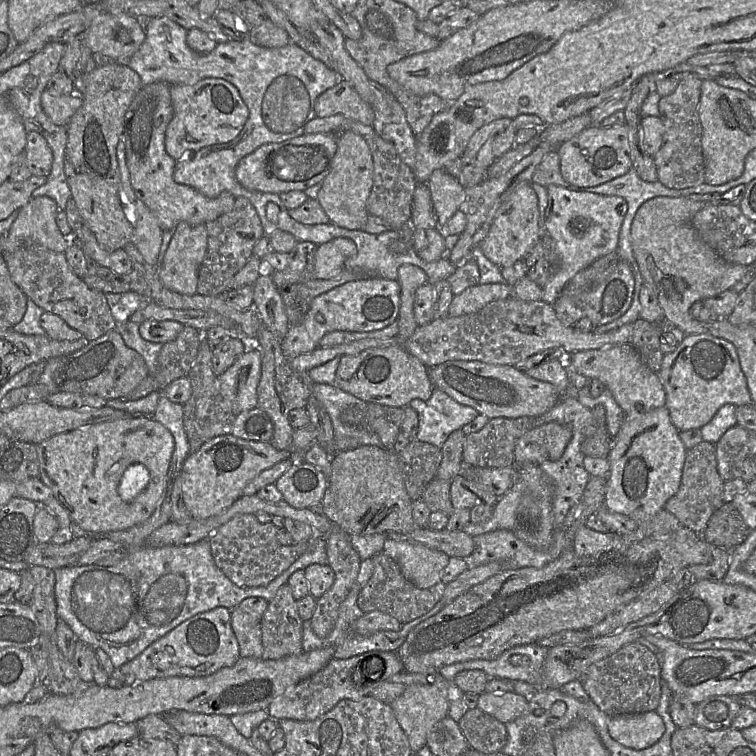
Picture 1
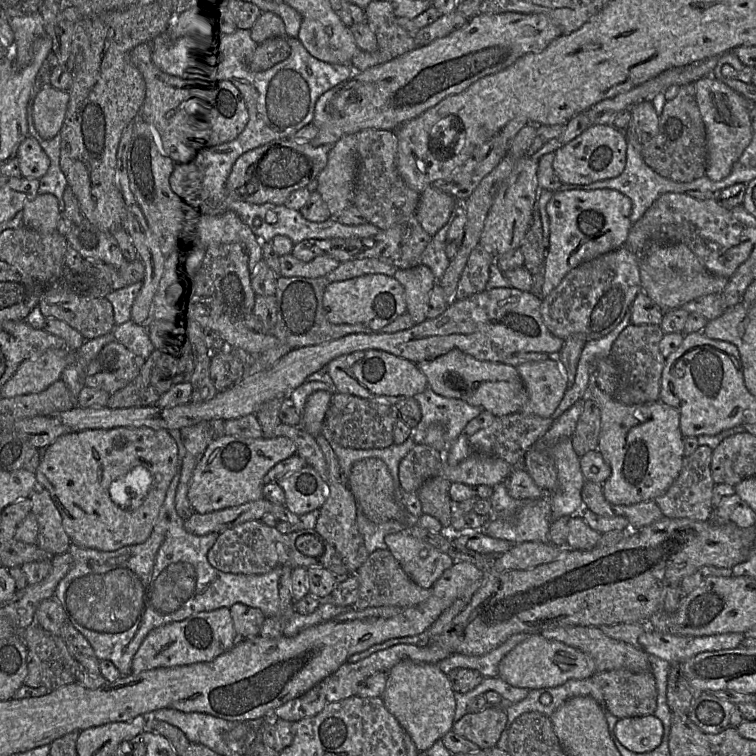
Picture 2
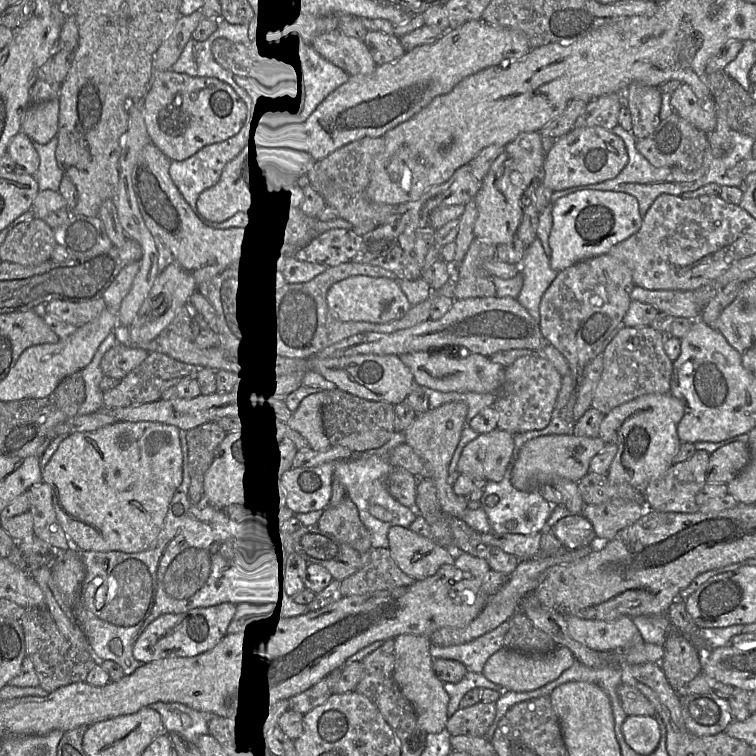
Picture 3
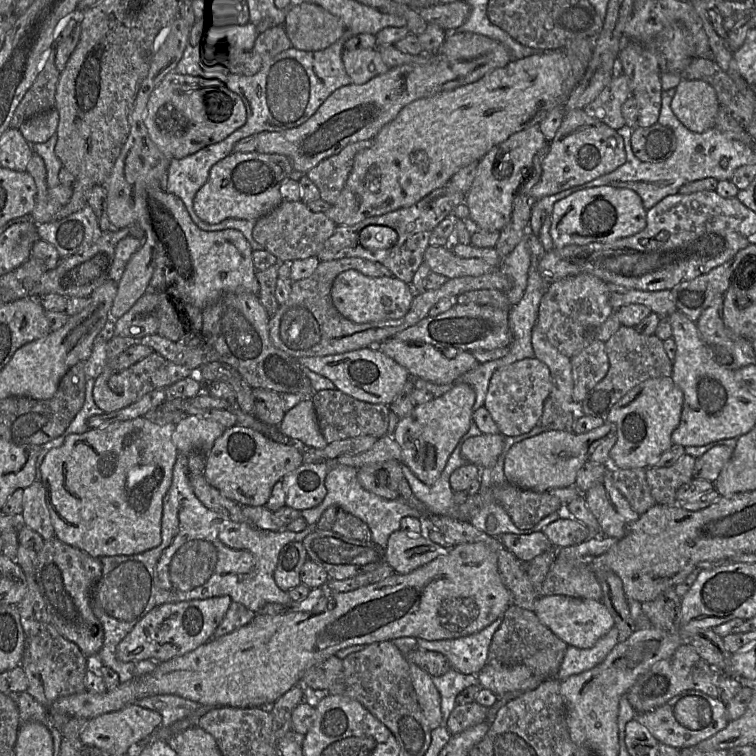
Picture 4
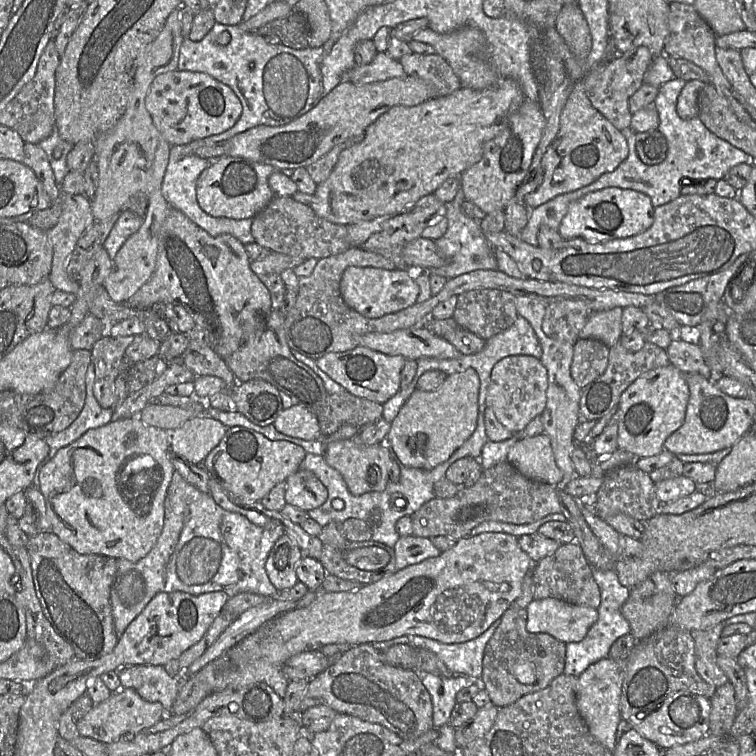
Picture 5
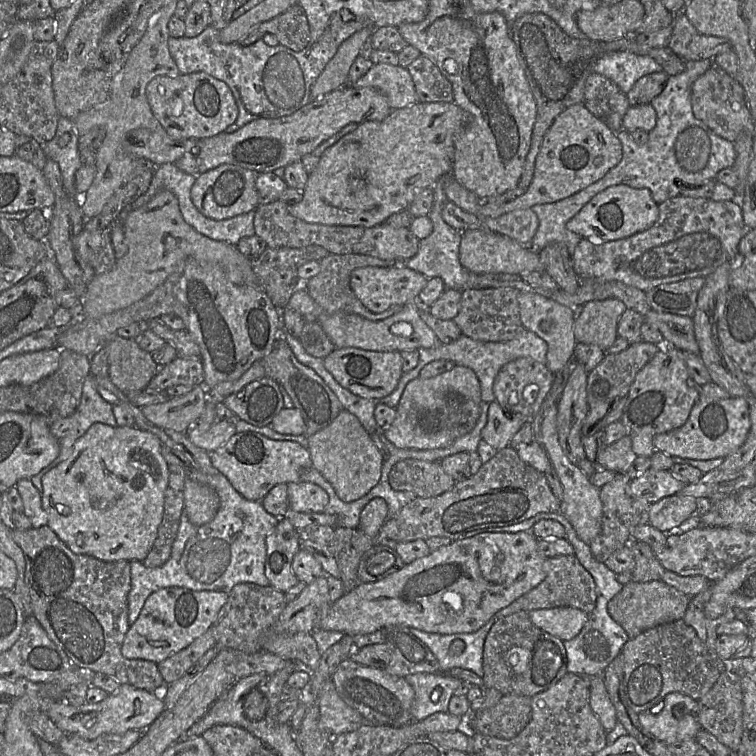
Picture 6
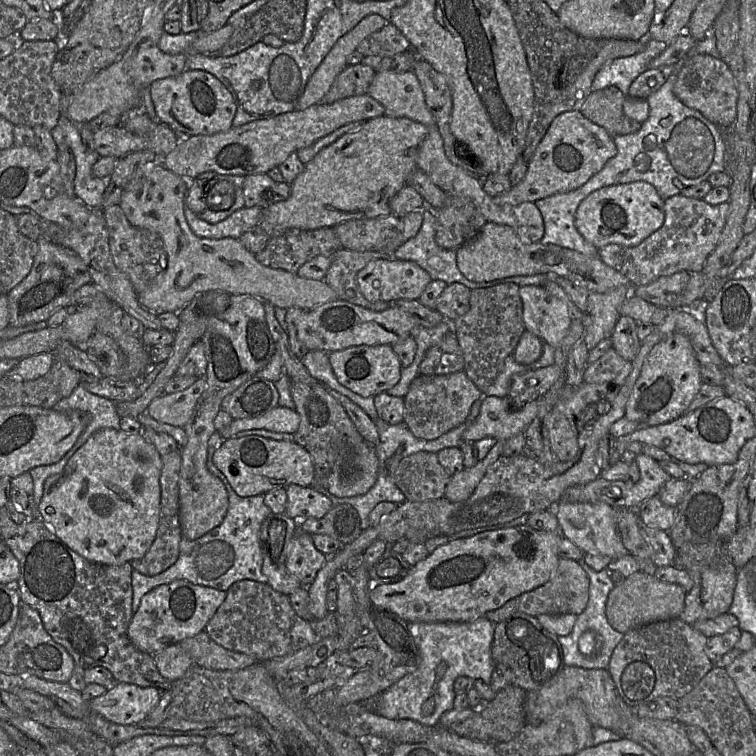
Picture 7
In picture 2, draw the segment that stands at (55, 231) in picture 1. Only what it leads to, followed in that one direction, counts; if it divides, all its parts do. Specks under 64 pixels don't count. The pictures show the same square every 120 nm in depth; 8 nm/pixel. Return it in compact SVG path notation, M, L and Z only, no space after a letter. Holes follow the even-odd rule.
M44 193L27 202L22 209L22 225L41 233L57 230L61 213L61 203L54 194Z

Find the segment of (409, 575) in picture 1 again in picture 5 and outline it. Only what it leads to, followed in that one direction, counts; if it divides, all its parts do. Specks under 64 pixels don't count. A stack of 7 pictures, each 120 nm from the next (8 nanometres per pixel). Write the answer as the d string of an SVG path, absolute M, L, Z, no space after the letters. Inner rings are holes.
M414 535L400 536L393 549L396 570L418 564L441 554L441 551L433 545L431 539Z

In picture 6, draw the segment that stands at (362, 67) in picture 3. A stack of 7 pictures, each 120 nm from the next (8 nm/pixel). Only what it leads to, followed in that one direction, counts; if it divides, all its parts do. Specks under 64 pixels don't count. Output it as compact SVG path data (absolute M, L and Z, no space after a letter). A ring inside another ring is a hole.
M386 63L374 64L353 87L373 88L383 94L392 110L419 102L413 80L406 68Z

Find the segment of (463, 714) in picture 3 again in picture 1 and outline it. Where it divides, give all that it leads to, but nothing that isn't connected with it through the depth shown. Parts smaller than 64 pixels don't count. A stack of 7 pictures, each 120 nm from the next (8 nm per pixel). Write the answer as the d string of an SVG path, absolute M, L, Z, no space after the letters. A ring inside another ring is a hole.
M475 708L458 723L471 749L491 754L501 752L508 741L506 724Z

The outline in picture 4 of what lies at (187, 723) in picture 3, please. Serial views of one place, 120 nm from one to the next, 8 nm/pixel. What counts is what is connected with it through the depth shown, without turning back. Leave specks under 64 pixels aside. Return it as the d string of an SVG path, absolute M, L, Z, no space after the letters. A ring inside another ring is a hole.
M171 694L152 695L134 703L160 713L163 727L170 727L175 722L189 717L201 706L197 702Z

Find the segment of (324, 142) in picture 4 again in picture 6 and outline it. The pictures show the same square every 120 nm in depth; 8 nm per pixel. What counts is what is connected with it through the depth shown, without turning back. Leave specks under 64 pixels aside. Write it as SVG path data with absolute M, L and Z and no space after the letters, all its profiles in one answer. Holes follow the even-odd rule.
M344 87L311 101L295 113L274 119L254 120L233 133L197 140L197 144L184 153L174 164L182 171L198 176L222 164L231 164L257 173L272 172L314 151L322 142L338 133L348 124L382 121L392 109L386 97L368 87Z

